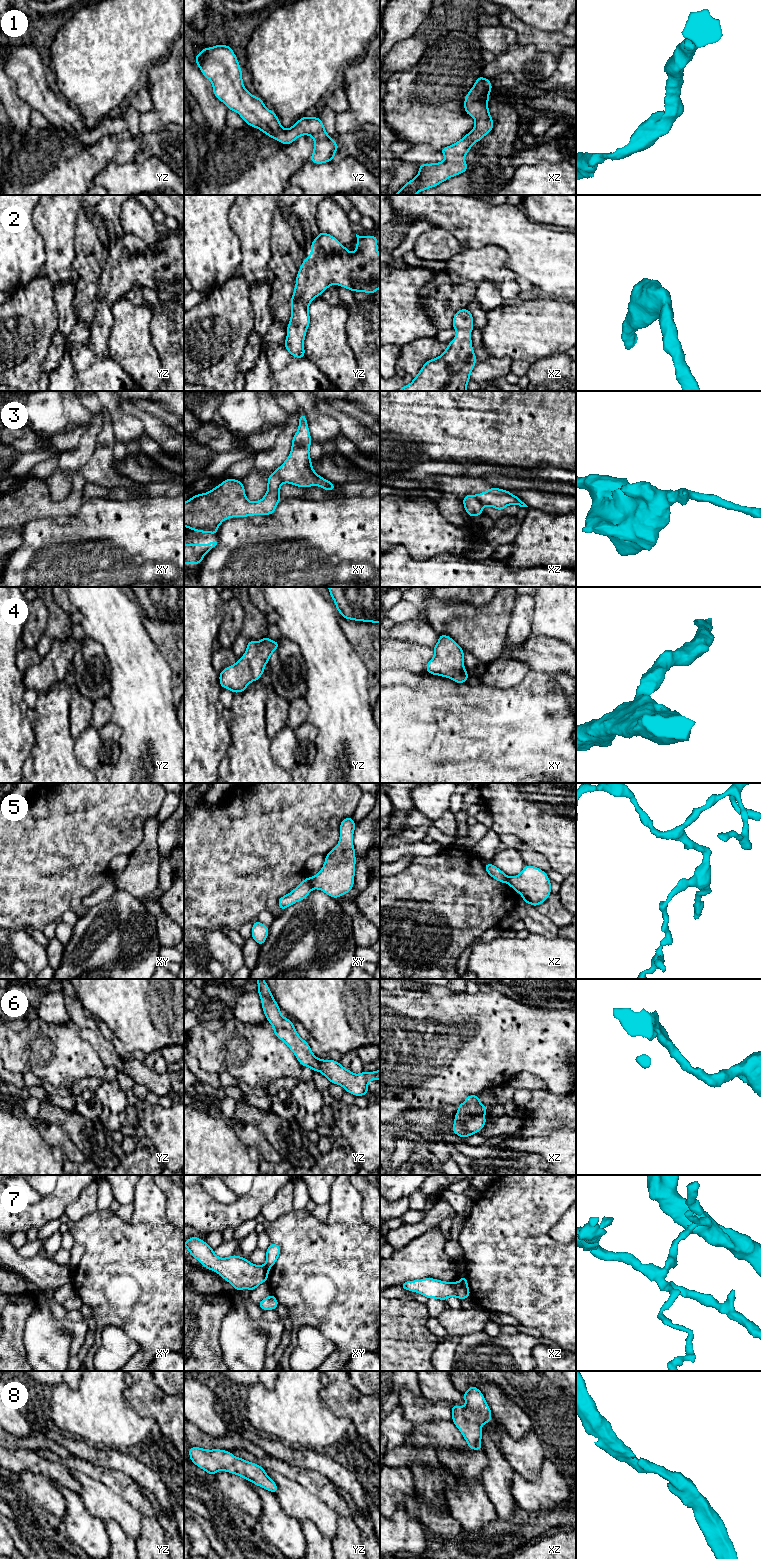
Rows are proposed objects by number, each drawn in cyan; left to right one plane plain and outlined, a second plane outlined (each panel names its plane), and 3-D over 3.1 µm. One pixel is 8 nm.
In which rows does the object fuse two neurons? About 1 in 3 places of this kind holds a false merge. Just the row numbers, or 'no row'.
3, 5, 7

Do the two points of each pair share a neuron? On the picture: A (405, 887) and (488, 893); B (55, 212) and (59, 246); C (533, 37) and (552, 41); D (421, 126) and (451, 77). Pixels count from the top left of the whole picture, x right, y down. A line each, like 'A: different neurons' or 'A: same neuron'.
A: same neuron
B: same neuron
C: same neuron
D: same neuron

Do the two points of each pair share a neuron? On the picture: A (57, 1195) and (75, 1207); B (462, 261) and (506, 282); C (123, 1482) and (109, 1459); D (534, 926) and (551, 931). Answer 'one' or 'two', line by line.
A: two
B: one
C: two
D: one

